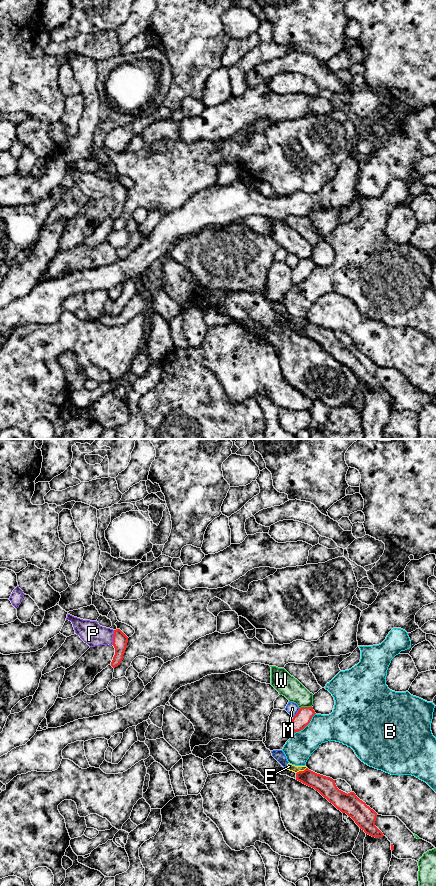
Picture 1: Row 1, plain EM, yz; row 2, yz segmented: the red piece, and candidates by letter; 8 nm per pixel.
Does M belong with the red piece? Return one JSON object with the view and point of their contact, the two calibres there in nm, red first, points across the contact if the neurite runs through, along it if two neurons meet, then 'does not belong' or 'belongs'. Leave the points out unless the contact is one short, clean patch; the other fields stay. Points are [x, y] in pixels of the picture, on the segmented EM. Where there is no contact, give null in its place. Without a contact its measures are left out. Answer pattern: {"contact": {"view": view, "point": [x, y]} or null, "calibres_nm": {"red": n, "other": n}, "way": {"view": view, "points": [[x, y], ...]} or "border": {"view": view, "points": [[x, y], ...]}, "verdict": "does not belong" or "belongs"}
{"contact": {"view": "yz", "point": [297, 713]}, "calibres_nm": {"red": 130, "other": 100}, "verdict": "does not belong"}

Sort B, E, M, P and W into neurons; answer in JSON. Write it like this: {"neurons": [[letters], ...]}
{"neurons": [["B"], ["E", "M"], ["P"], ["W"]]}

